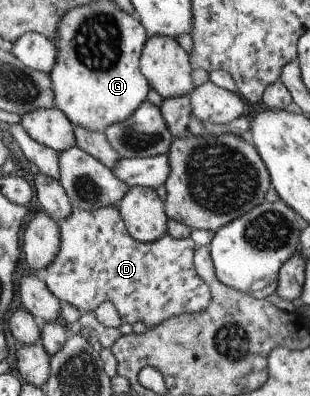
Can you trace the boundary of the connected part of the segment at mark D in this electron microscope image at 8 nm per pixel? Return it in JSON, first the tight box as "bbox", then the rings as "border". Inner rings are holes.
{"bbox":[42,206,209,327],"border":[[[103,206],[99,210],[75,207],[71,217],[59,220],[60,246],[55,259],[43,269],[42,278],[61,303],[74,305],[80,313],[95,311],[104,301],[111,301],[121,316],[122,323],[145,323],[146,327],[159,326],[169,318],[181,314],[204,313],[209,305],[209,286],[195,273],[193,265],[193,239],[175,239],[168,233],[155,242],[133,239],[120,210],[115,206]]]}

